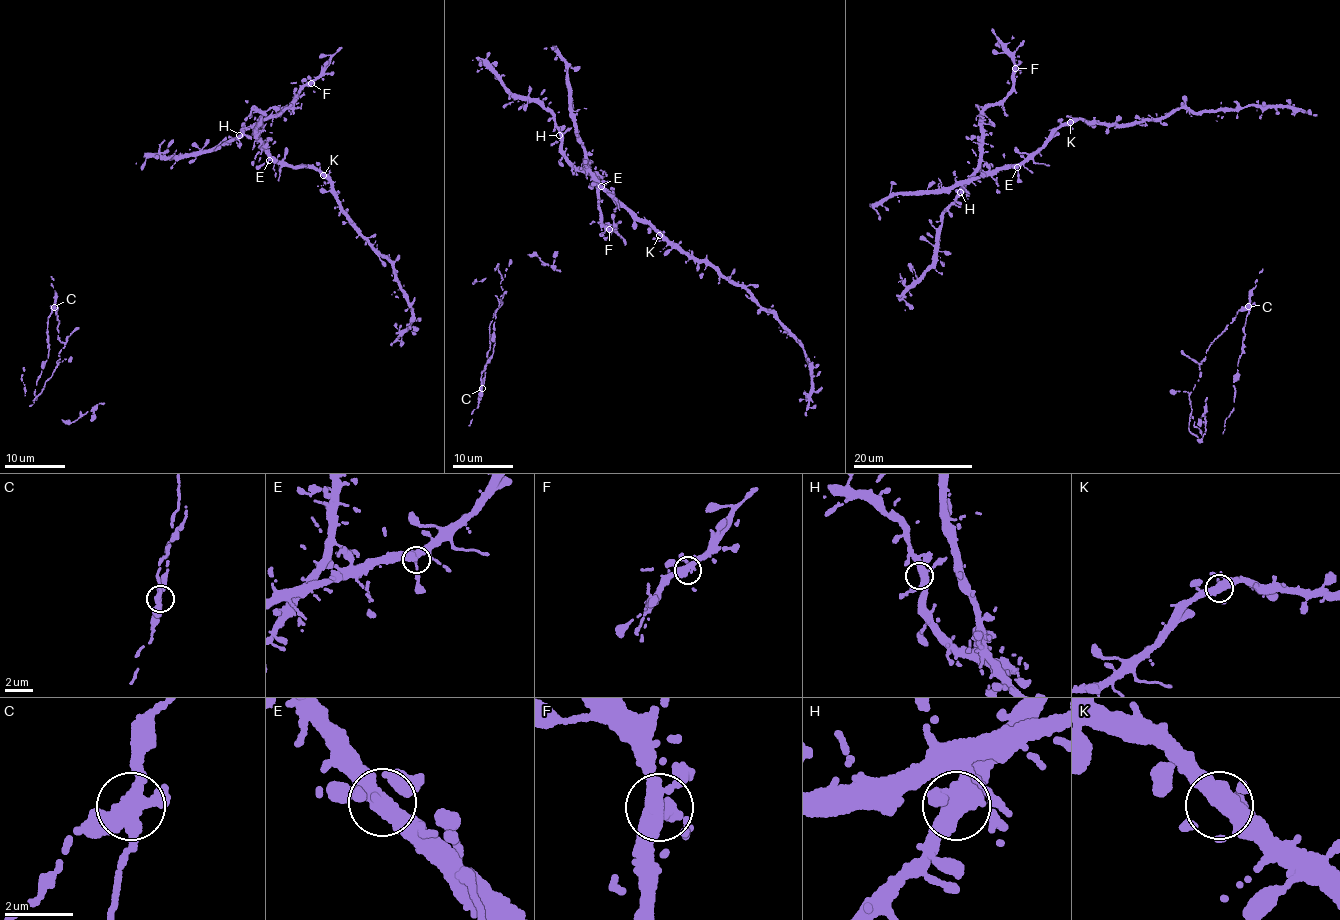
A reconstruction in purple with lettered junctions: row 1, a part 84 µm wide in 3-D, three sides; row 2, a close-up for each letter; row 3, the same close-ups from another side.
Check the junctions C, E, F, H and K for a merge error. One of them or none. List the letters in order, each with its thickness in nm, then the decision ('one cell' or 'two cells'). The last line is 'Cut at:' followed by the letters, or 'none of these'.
C: 380 nm | two cells
E: 340 nm | one cell
F: 380 nm | one cell
H: 400 nm | one cell
K: 360 nm | one cell
Cut at: C

